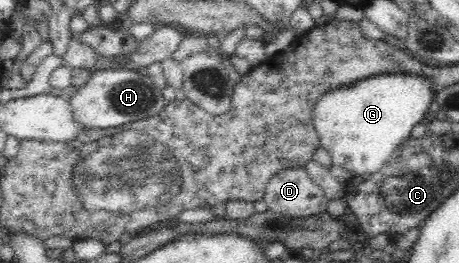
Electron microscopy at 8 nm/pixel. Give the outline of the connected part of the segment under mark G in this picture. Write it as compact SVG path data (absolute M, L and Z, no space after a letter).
M404 72L373 75L348 87L326 92L313 111L320 145L332 157L332 163L354 176L380 171L400 143L410 135L416 123L428 121L424 113L435 101L432 82Z

